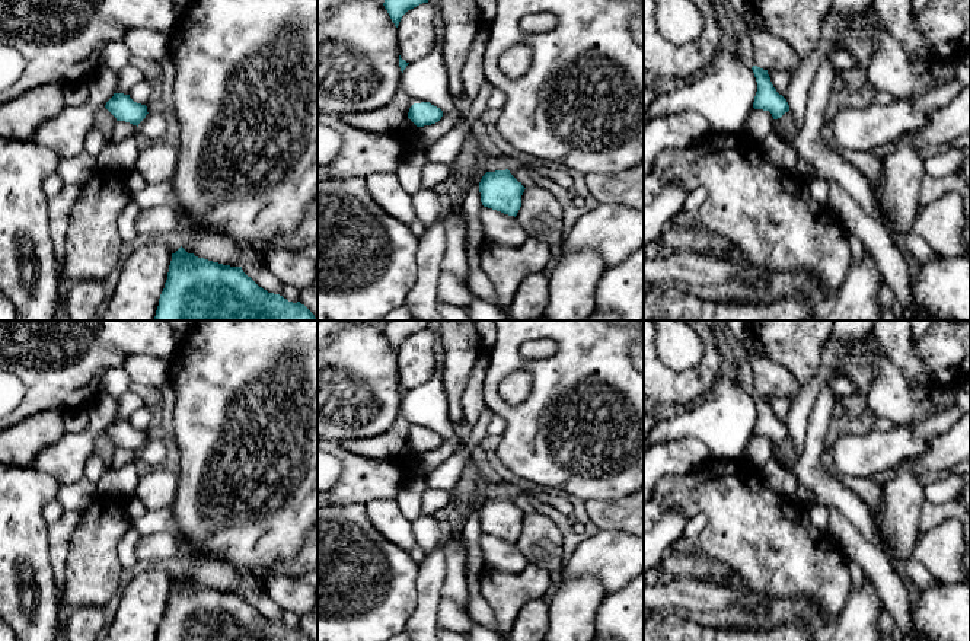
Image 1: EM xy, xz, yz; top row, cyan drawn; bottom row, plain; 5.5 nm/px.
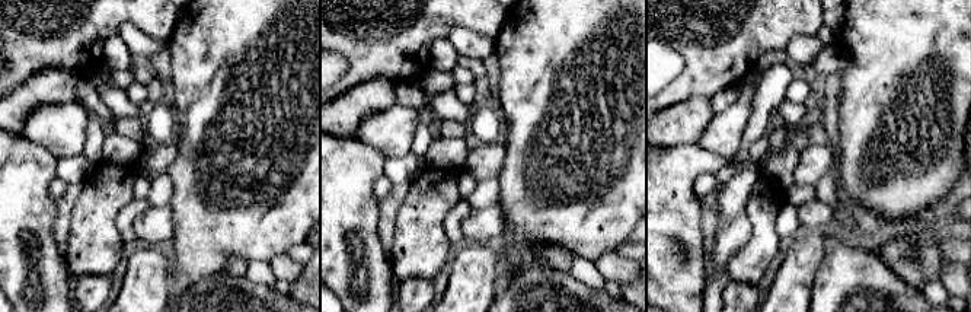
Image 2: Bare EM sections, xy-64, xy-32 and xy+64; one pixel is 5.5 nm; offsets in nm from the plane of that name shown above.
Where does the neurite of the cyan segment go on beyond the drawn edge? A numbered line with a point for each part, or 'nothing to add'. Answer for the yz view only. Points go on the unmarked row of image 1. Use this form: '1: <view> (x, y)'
nothing to add

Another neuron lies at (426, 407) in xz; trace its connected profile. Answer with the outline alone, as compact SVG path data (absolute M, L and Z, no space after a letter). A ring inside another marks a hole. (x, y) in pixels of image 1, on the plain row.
M443 373L418 388L409 389L402 399L401 412L414 430L430 428L446 440L457 440L453 421L449 418L449 399L443 385Z

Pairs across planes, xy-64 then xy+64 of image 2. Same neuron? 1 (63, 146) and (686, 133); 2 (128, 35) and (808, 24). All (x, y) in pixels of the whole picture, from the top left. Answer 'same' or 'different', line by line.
1: different
2: different

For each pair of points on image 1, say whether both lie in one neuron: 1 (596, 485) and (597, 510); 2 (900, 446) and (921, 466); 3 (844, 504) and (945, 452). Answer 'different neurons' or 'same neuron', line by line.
1: different neurons
2: different neurons
3: different neurons

